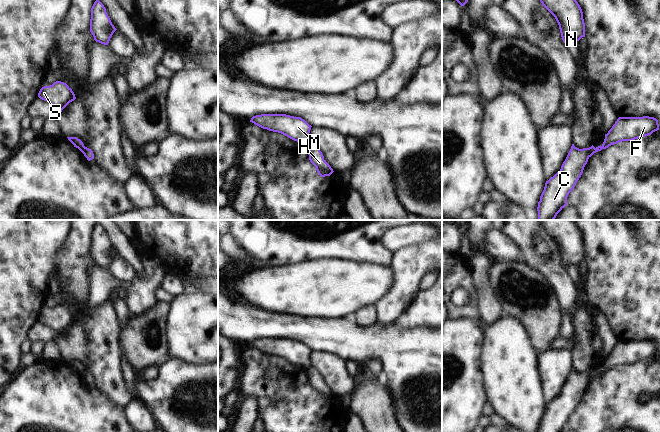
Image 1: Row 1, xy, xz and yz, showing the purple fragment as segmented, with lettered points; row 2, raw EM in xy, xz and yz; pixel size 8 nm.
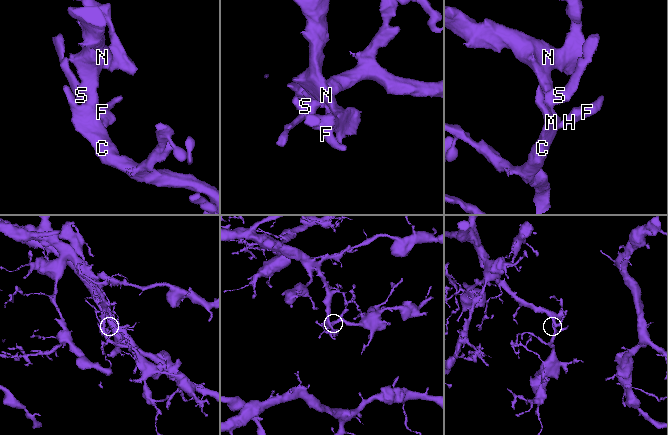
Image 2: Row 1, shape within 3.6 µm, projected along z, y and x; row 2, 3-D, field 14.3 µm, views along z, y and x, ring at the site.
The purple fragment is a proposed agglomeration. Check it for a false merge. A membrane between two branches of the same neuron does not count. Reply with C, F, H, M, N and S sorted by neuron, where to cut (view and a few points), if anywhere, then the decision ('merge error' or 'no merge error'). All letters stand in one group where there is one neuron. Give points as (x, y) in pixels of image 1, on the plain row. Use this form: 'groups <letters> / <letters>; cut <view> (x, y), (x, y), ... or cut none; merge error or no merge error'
groups C M N S / F H; cut yz (589, 372), (588, 380); merge error

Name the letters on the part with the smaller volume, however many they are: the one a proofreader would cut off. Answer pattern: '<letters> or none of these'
F, H

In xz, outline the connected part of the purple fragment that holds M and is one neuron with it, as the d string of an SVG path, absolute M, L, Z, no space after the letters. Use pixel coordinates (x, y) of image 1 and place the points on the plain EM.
M261 338L253 340L250 346L269 355L281 357L288 362L308 370L310 367L309 349L301 341L286 338Z

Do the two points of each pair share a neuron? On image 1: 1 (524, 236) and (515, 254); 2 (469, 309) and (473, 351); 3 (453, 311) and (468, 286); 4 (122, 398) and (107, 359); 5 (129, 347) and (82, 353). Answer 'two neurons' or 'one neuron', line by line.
1: two neurons
2: two neurons
3: one neuron
4: one neuron
5: two neurons

